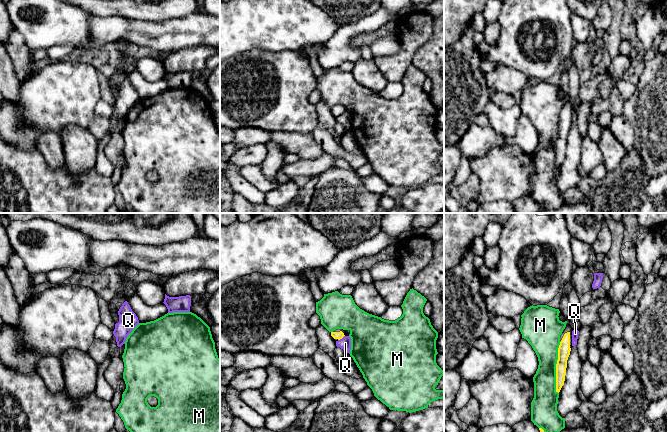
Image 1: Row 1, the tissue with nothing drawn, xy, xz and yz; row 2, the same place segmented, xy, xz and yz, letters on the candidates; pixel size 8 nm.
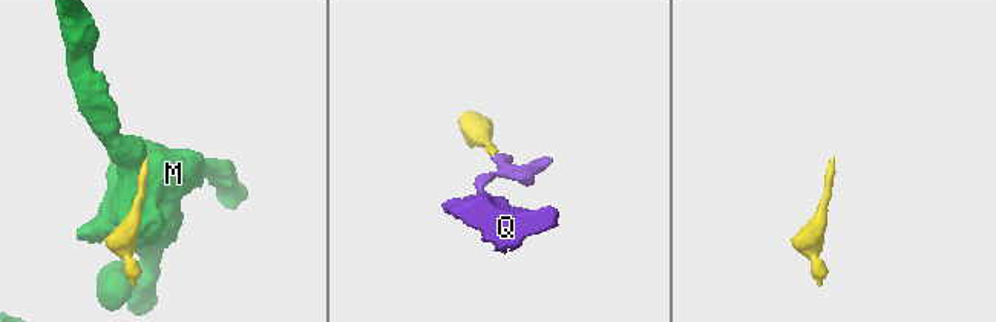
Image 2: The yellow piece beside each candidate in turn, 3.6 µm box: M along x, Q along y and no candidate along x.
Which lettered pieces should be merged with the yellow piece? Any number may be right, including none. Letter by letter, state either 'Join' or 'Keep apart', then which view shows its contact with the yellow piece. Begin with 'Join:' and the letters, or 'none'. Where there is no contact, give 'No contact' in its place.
Join: none
M: Keep apart. Touches yellow in yz
Q: Keep apart. Touches yellow in xz

